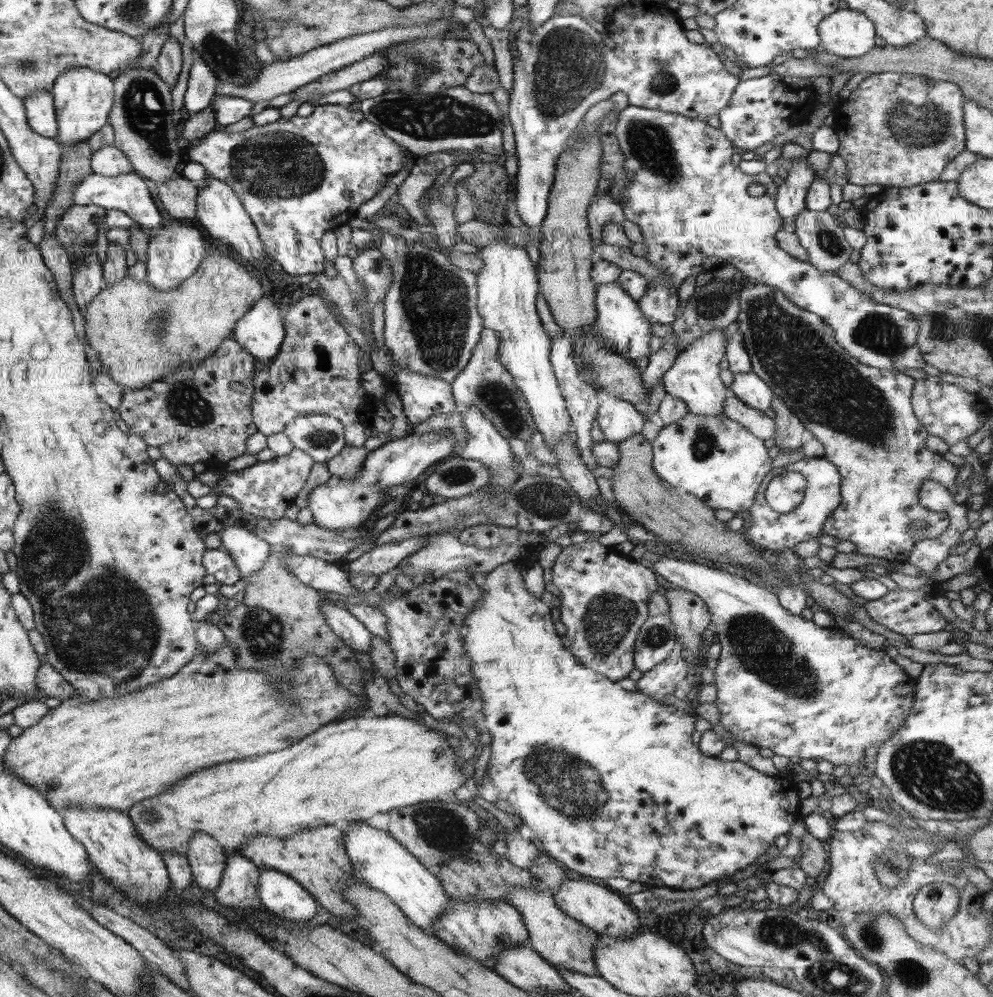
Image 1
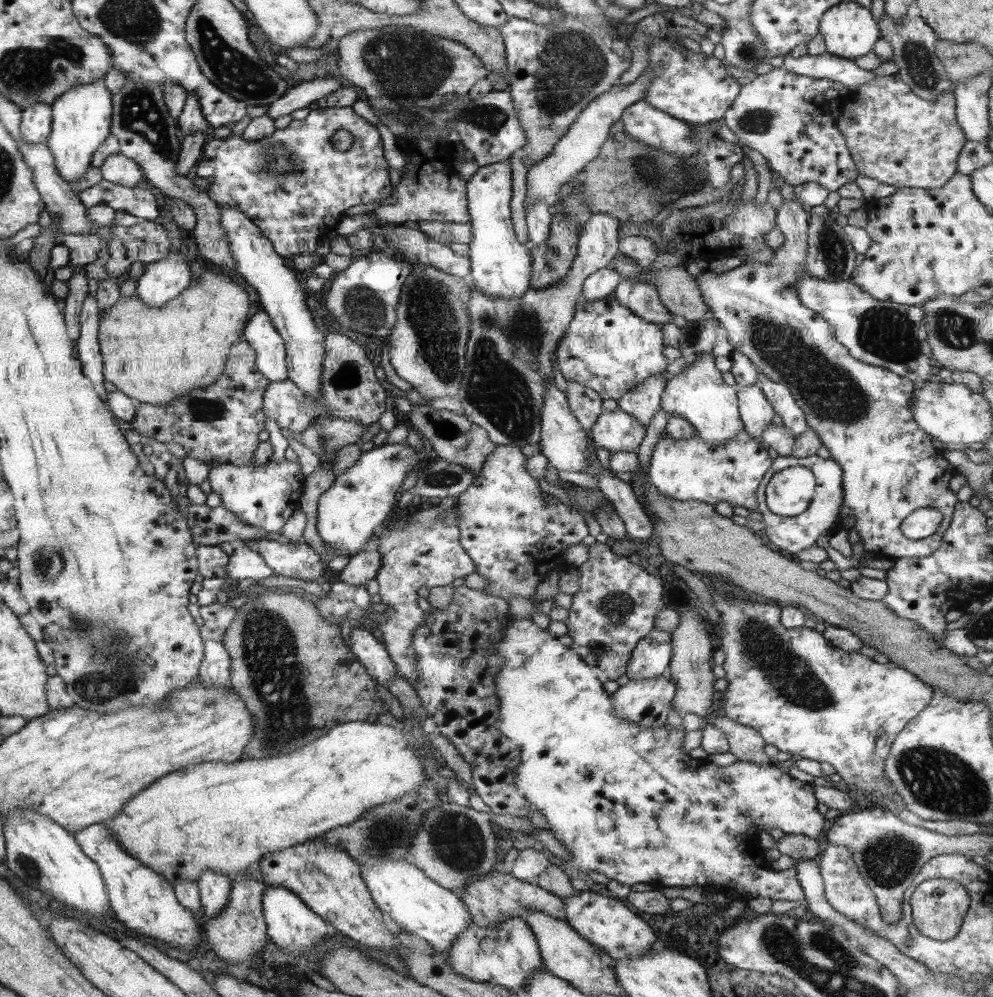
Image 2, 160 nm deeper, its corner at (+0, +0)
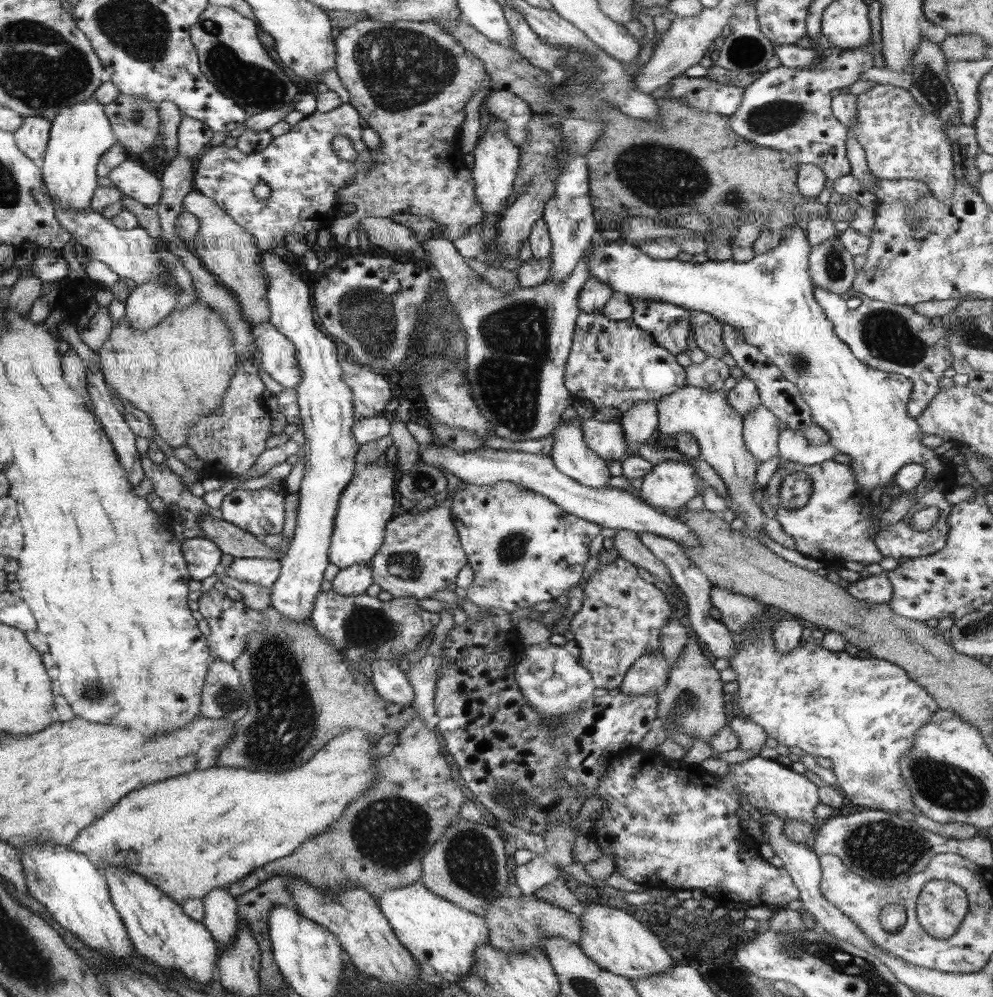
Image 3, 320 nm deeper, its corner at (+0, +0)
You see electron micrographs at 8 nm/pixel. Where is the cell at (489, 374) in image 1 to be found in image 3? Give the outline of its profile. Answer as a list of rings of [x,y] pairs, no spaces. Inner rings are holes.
[[[434,237],[421,241],[437,279],[446,286],[449,302],[458,309],[461,323],[465,326],[466,340],[462,352],[468,368],[466,382],[470,386],[471,397],[480,412],[494,425],[495,434],[510,440],[538,440],[548,438],[557,429],[562,414],[574,403],[574,396],[565,387],[566,361],[571,351],[576,319],[581,313],[578,308],[578,293],[591,277],[587,270],[588,252],[580,258],[572,274],[566,280],[547,280],[535,287],[518,287],[511,293],[504,293],[492,287],[478,273],[466,264],[466,260],[454,243],[444,237]]]

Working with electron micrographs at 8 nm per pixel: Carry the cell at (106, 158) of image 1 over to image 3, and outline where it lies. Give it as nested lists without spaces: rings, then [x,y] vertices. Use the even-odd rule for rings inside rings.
[[[127,158],[108,177],[123,194],[147,207],[154,208],[160,202],[163,191],[161,178],[152,174],[150,165],[145,162]]]

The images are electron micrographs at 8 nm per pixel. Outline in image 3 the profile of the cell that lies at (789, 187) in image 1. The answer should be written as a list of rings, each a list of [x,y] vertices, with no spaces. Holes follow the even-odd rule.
[[[793,224],[792,226],[785,227],[782,230],[782,239],[781,243],[778,246],[770,250],[770,252],[765,253],[764,255],[756,255],[754,259],[750,260],[750,262],[734,262],[732,259],[724,260],[724,262],[722,262],[722,260],[719,262],[718,260],[710,259],[708,262],[680,262],[680,260],[676,259],[654,260],[654,258],[650,258],[648,254],[644,254],[644,252],[640,250],[640,247],[636,247],[635,245],[625,242],[624,240],[596,241],[594,242],[594,245],[591,245],[590,252],[588,252],[586,259],[588,259],[587,270],[590,271],[591,276],[600,282],[609,284],[614,292],[624,293],[629,298],[631,297],[643,298],[644,300],[661,300],[662,302],[669,302],[670,304],[674,304],[688,310],[700,310],[714,315],[714,318],[717,318],[719,322],[724,325],[731,324],[732,326],[735,326],[739,330],[739,333],[743,334],[743,337],[747,343],[750,343],[752,346],[757,346],[758,350],[761,350],[762,354],[767,356],[768,362],[778,366],[779,369],[782,369],[784,376],[788,380],[791,380],[797,384],[797,387],[801,392],[801,397],[809,404],[809,407],[811,408],[811,419],[813,420],[814,424],[821,426],[829,434],[830,443],[838,448],[841,454],[845,454],[851,457],[850,468],[854,470],[856,484],[860,486],[860,492],[862,492],[864,496],[870,497],[872,490],[879,487],[883,489],[882,495],[884,494],[890,496],[892,498],[892,501],[896,500],[896,498],[900,498],[902,494],[908,494],[908,492],[904,492],[901,488],[899,488],[895,482],[895,476],[897,475],[898,471],[907,464],[920,464],[924,466],[926,469],[924,479],[922,482],[920,482],[920,484],[918,484],[915,490],[912,490],[912,494],[914,494],[914,498],[916,498],[916,503],[914,503],[914,508],[909,511],[909,514],[906,515],[906,518],[910,518],[912,514],[924,508],[936,507],[939,510],[938,522],[936,522],[932,528],[928,528],[928,530],[922,530],[922,532],[920,532],[920,530],[916,530],[916,528],[912,528],[912,526],[906,524],[905,521],[902,521],[901,524],[882,527],[882,529],[876,533],[876,536],[874,536],[874,544],[876,544],[878,550],[883,554],[883,558],[896,558],[900,560],[934,554],[936,551],[941,551],[947,542],[949,526],[946,523],[946,518],[949,518],[950,509],[953,509],[953,506],[946,501],[945,496],[948,492],[952,491],[955,488],[955,483],[957,480],[957,474],[954,470],[955,468],[952,468],[952,465],[950,463],[942,462],[940,460],[940,457],[934,453],[934,449],[926,448],[921,443],[921,438],[925,434],[922,432],[922,429],[916,422],[916,419],[912,418],[912,416],[910,416],[907,411],[908,401],[913,394],[912,381],[902,374],[876,370],[875,368],[868,366],[865,362],[858,360],[858,358],[856,358],[854,356],[854,353],[850,350],[850,347],[847,344],[844,344],[844,342],[842,342],[838,336],[836,336],[836,333],[833,329],[833,322],[826,316],[824,309],[818,304],[818,302],[816,302],[816,299],[813,295],[816,286],[812,282],[809,273],[810,250],[811,247],[808,243],[808,239],[806,238],[806,229],[802,228],[799,224]],[[888,484],[892,484],[892,491],[888,490]]]

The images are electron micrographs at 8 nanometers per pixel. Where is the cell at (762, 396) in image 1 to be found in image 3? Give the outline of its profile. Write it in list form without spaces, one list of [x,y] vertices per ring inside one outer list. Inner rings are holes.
[[[762,404],[743,417],[743,439],[748,453],[754,456],[758,463],[778,457],[780,422],[781,420]]]

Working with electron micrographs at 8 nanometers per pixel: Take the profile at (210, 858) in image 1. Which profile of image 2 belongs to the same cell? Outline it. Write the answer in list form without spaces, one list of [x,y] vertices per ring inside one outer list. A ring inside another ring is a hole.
[[[205,870],[197,881],[201,898],[203,919],[207,924],[226,908],[231,889],[231,876],[218,874],[213,870]]]

